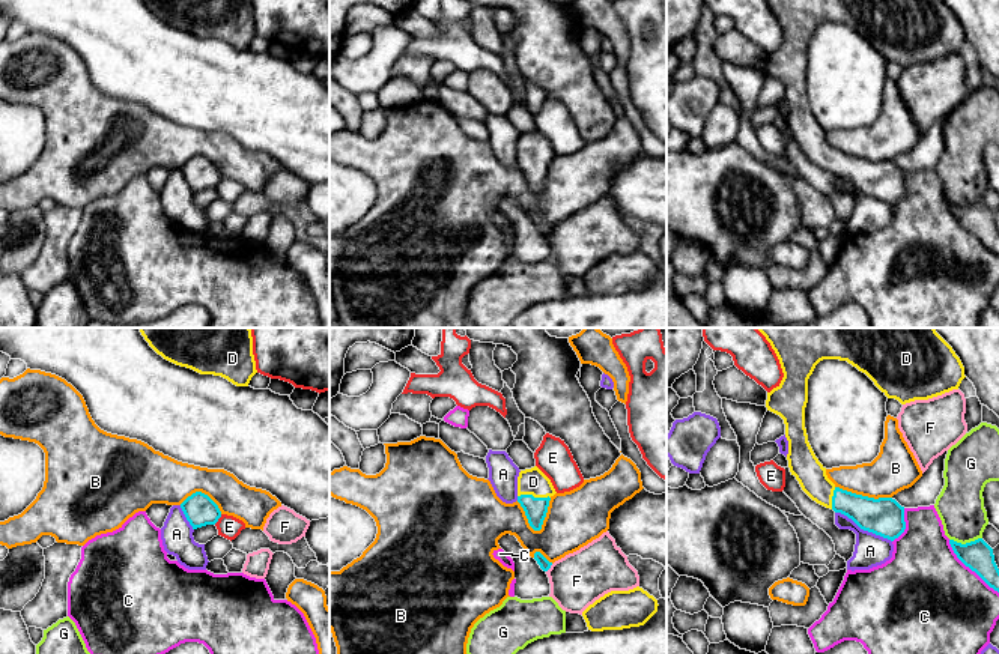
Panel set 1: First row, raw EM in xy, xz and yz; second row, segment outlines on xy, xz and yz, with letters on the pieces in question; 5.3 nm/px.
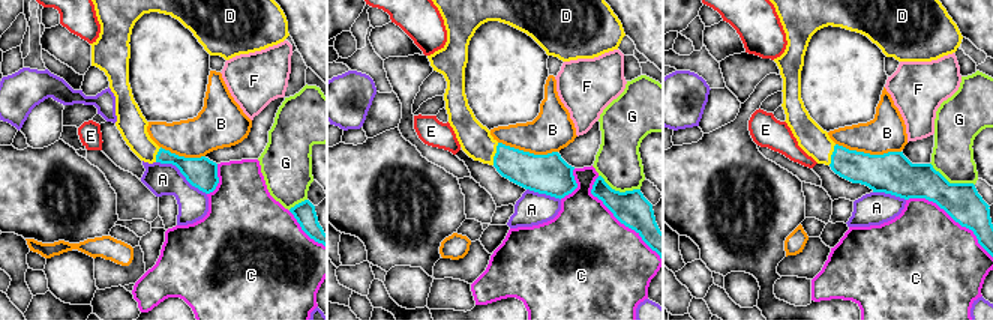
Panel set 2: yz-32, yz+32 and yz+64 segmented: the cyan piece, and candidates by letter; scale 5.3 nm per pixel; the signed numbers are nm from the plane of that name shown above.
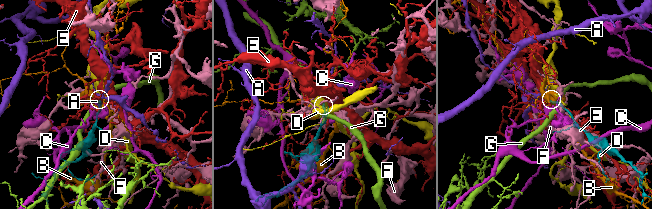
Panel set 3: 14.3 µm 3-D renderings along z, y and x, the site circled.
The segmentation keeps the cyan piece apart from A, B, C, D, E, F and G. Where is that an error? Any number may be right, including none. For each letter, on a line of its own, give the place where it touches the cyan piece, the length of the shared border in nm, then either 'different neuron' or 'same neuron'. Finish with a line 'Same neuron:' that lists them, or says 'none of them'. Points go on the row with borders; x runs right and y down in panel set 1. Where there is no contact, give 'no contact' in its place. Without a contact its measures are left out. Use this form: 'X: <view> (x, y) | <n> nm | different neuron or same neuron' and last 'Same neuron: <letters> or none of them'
A: yz (864, 529) | 340 nm | different neuron
B: xz (527, 517) | 200 nm | different neuron
C: yz (969, 567) | 400 nm | different neuron
D: xz (533, 496) | 180 nm | same neuron
E: xy (218, 517) | 70 nm | different neuron
F: xz (549, 567) | 60 nm | different neuron
G: yz (966, 543) | 180 nm | different neuron
Same neuron: D

